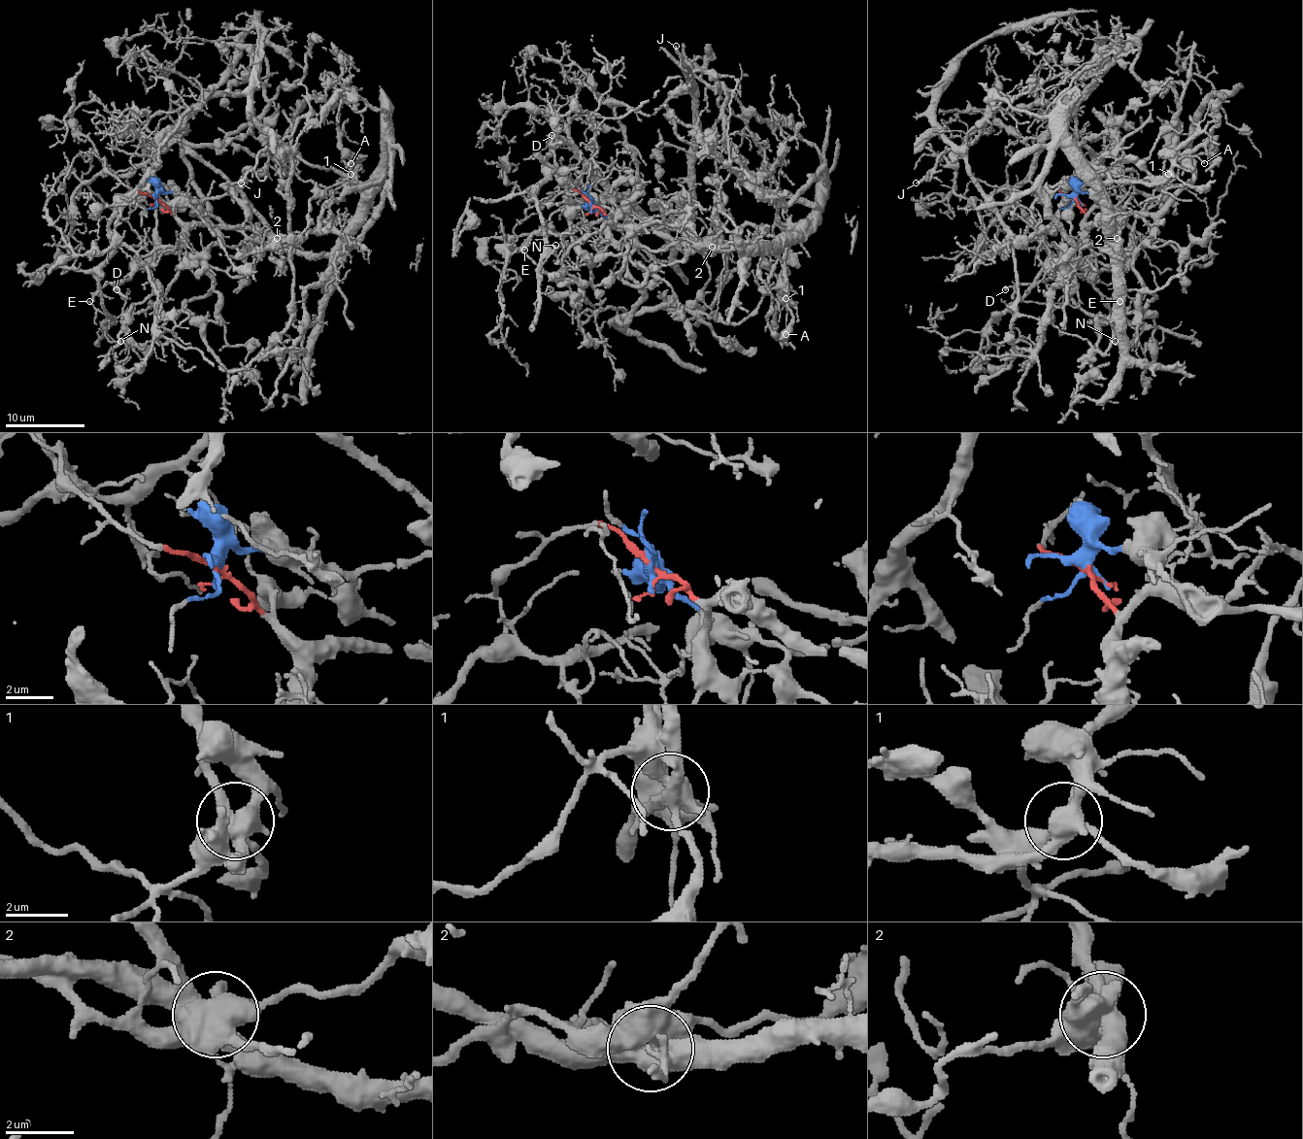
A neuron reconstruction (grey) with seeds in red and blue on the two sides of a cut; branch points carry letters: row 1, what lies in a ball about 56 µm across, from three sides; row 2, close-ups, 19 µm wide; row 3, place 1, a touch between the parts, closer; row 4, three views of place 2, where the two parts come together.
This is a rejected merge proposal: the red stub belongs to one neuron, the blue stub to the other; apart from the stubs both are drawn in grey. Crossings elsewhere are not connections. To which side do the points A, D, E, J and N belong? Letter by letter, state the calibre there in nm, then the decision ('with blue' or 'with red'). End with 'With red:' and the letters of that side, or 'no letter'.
A: calibre 140 nm; with blue
D: calibre 190 nm; with red
E: calibre 130 nm; with blue
J: calibre 240 nm; with red
N: calibre 130 nm; with blue
With red: D, J

